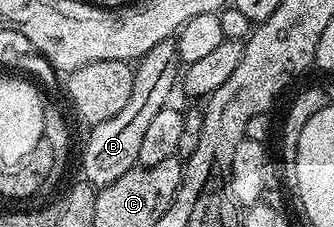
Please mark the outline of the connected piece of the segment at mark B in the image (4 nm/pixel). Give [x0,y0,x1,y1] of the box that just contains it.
[81,40,179,189]

